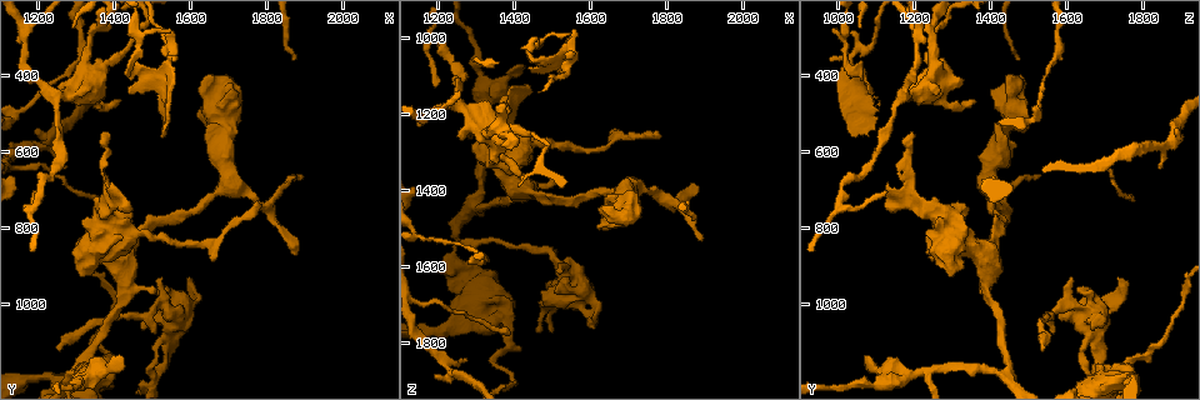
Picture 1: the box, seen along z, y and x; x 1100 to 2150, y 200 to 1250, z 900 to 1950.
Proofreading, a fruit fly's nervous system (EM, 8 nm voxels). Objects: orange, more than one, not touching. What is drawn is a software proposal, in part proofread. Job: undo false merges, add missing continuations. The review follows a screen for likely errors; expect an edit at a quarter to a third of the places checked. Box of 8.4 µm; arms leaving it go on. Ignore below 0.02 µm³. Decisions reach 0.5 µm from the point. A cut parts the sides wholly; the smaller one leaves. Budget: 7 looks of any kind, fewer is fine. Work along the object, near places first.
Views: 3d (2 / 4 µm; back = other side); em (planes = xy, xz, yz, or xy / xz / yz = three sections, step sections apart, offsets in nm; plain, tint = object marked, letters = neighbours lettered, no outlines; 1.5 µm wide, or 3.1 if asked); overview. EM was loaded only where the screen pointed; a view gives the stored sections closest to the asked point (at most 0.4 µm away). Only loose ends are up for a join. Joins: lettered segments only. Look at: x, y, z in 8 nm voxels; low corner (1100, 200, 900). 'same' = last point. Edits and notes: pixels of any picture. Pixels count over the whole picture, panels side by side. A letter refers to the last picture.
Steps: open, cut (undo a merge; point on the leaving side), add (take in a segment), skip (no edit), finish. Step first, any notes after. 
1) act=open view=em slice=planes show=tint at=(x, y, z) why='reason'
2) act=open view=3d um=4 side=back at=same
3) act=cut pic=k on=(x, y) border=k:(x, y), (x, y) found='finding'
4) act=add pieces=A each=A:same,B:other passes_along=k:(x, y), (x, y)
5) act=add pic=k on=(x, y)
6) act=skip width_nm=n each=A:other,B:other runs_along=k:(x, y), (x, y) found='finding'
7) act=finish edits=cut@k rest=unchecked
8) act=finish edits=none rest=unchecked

act=open view=em slice=planes show=letters at=(1275, 645, 1850) why='free end'

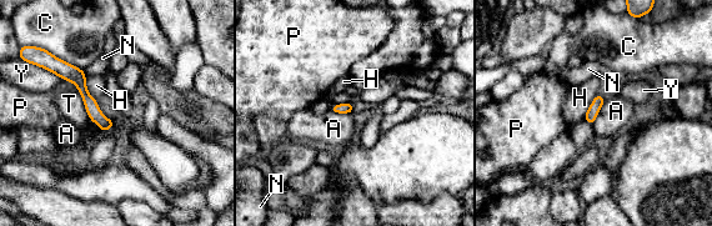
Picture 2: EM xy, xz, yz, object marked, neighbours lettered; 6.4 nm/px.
act=skip each=A:other,C:other,H:other,N:other,P:other,T:other,Y:other found='no lettered segment goes on from it'

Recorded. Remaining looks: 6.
act=open view=em slice=planes show=letters at=(1250, 1115, 1535) why='free end'

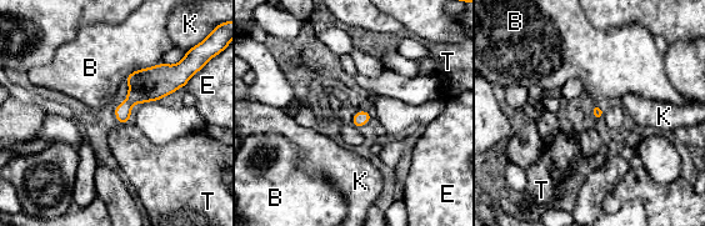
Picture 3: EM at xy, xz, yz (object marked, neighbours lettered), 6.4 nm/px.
act=skip width_nm=70 each=B:other,E:other,K:other,T:other border=3:(160, 63), (136, 69), (124, 80) found='no lettered segment goes on from it'

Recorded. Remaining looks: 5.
act=open view=3d um=4 at=(1465, 1055, 1665) why='branch stops here'

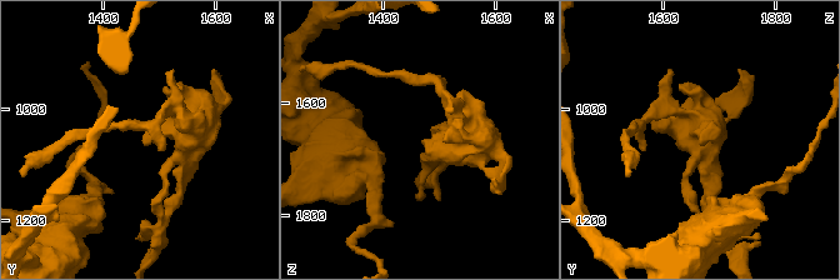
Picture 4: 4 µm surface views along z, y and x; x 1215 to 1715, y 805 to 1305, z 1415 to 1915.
act=open view=em slice=xz step=8 show=tint at=(1465, 1060, 1665) why='shape alone is not enough'

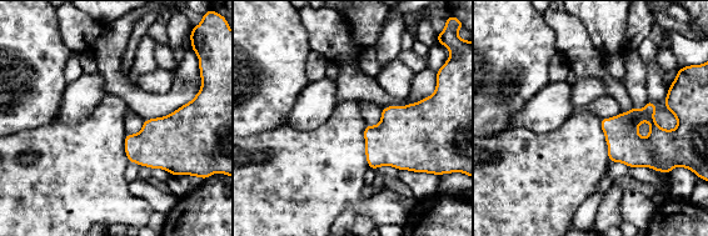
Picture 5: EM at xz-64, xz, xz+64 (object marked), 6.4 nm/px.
act=open view=em slice=xz step=8 show=letters at=same

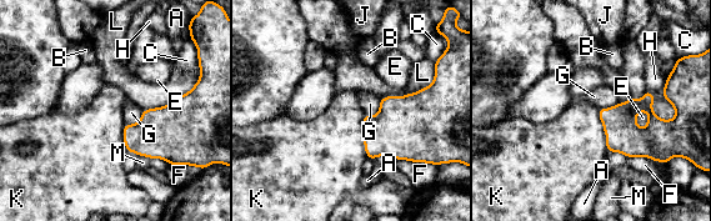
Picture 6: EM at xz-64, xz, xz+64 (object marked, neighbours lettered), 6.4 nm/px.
act=skip longest_contact=L:340nm each=A:other,B:other,C:other,E:other,F:other,G:other,H:other,J:other,K:other,L:other,M:other border=6:(143, 110), (138, 121), (125, 124) found='no lettered segment goes on from it'

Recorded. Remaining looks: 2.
act=finish edits=none rest=unchecked

